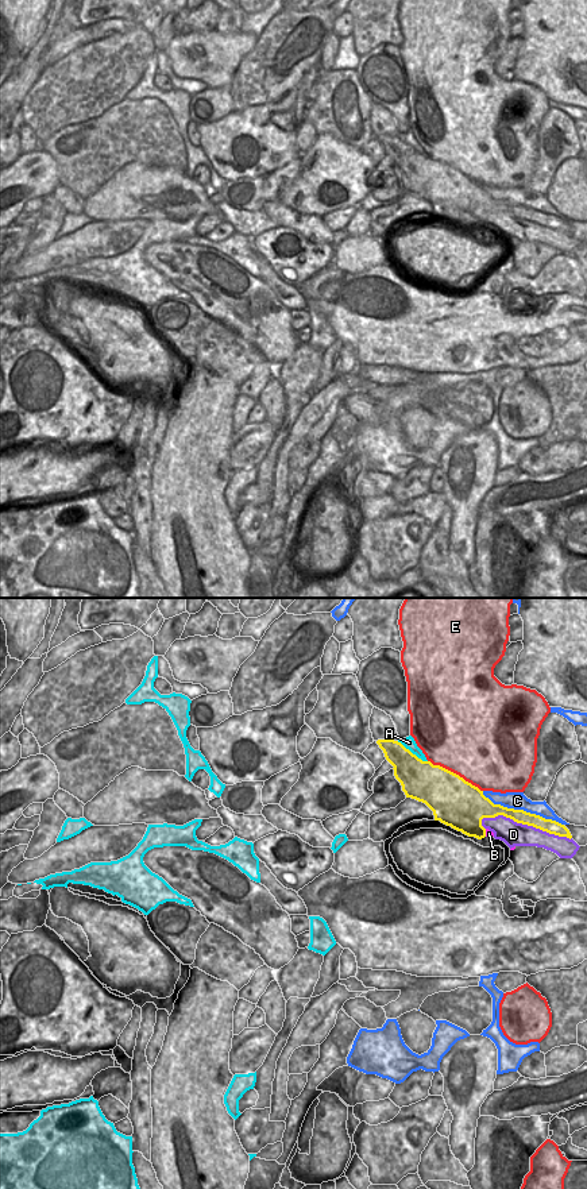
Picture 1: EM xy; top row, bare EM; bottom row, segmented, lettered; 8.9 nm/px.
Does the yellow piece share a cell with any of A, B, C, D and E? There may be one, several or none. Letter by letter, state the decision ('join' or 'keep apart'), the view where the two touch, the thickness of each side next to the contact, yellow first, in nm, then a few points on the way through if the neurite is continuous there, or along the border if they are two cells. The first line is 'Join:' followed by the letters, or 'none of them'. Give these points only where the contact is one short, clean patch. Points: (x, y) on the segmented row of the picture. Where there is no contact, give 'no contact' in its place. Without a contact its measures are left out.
Join: none of them
A: keep apart; contact in xy; calibres 320 and 110 nm
B: keep apart; contact in xy; calibres 320 and 50 nm; border xy (485, 829), (486, 836)
C: keep apart; contact in xy; calibres 120 and 160 nm
D: keep apart; contact in xy; calibres 120 and 220 nm
E: keep apart; contact in xy; calibres 420 and 500 nm

